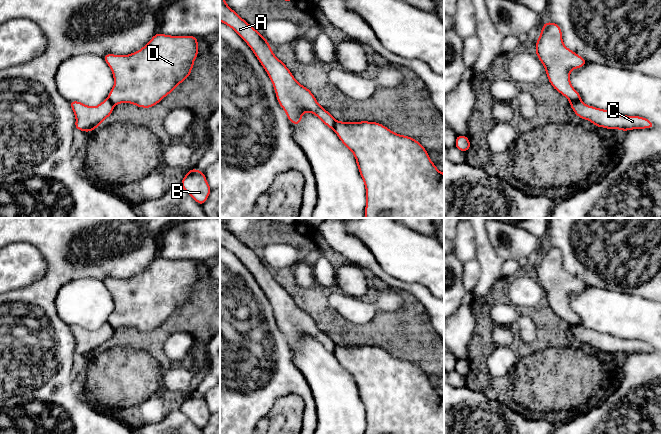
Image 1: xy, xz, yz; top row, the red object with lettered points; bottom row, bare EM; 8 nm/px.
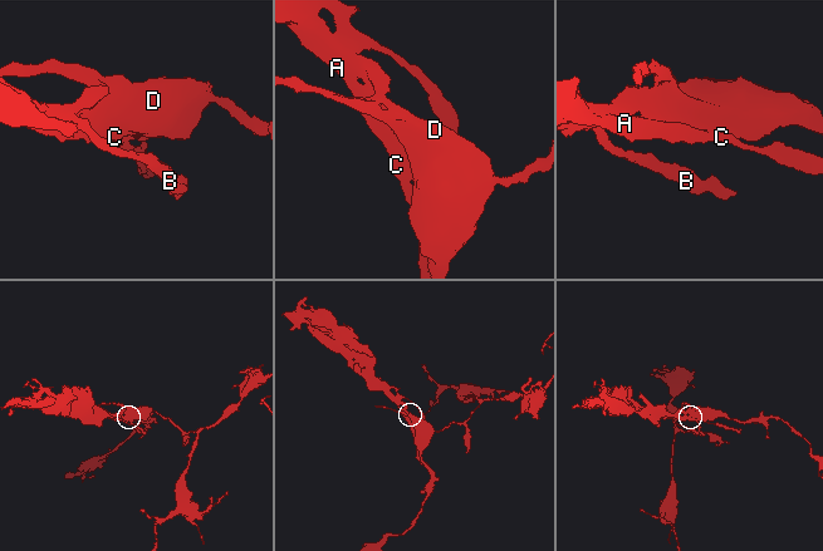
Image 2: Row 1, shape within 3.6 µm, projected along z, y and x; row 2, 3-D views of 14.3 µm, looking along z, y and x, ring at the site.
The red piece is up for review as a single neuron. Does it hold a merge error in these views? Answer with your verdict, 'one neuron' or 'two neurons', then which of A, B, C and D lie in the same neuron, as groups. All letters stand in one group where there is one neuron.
one neuron | A B C D

